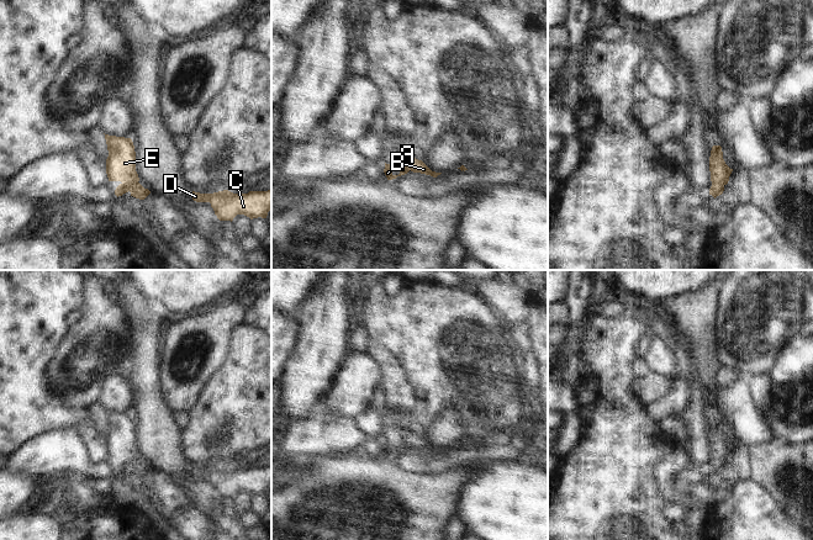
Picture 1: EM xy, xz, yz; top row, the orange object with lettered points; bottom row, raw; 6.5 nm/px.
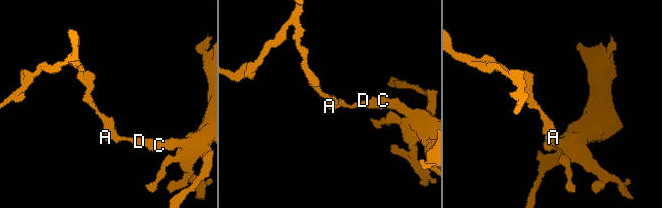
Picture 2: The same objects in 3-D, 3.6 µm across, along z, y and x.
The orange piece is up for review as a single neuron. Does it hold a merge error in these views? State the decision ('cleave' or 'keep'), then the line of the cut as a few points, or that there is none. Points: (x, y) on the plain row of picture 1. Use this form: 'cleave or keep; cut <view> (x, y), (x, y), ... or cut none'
keep; cut none

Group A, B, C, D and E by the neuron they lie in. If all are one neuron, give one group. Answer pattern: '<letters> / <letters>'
A B C D E

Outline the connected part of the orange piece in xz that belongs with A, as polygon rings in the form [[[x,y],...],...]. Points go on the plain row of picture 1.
[[[396,429],[395,440],[391,441],[385,439],[384,449],[387,456],[392,456],[396,455],[397,452],[407,450],[410,446],[413,449],[431,451],[433,454],[437,454],[438,451],[442,450],[432,448],[422,436],[410,434],[406,429]]]

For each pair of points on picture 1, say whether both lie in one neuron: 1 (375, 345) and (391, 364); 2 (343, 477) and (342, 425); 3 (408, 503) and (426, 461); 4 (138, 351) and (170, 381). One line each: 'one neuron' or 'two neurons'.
1: one neuron
2: two neurons
3: two neurons
4: two neurons

